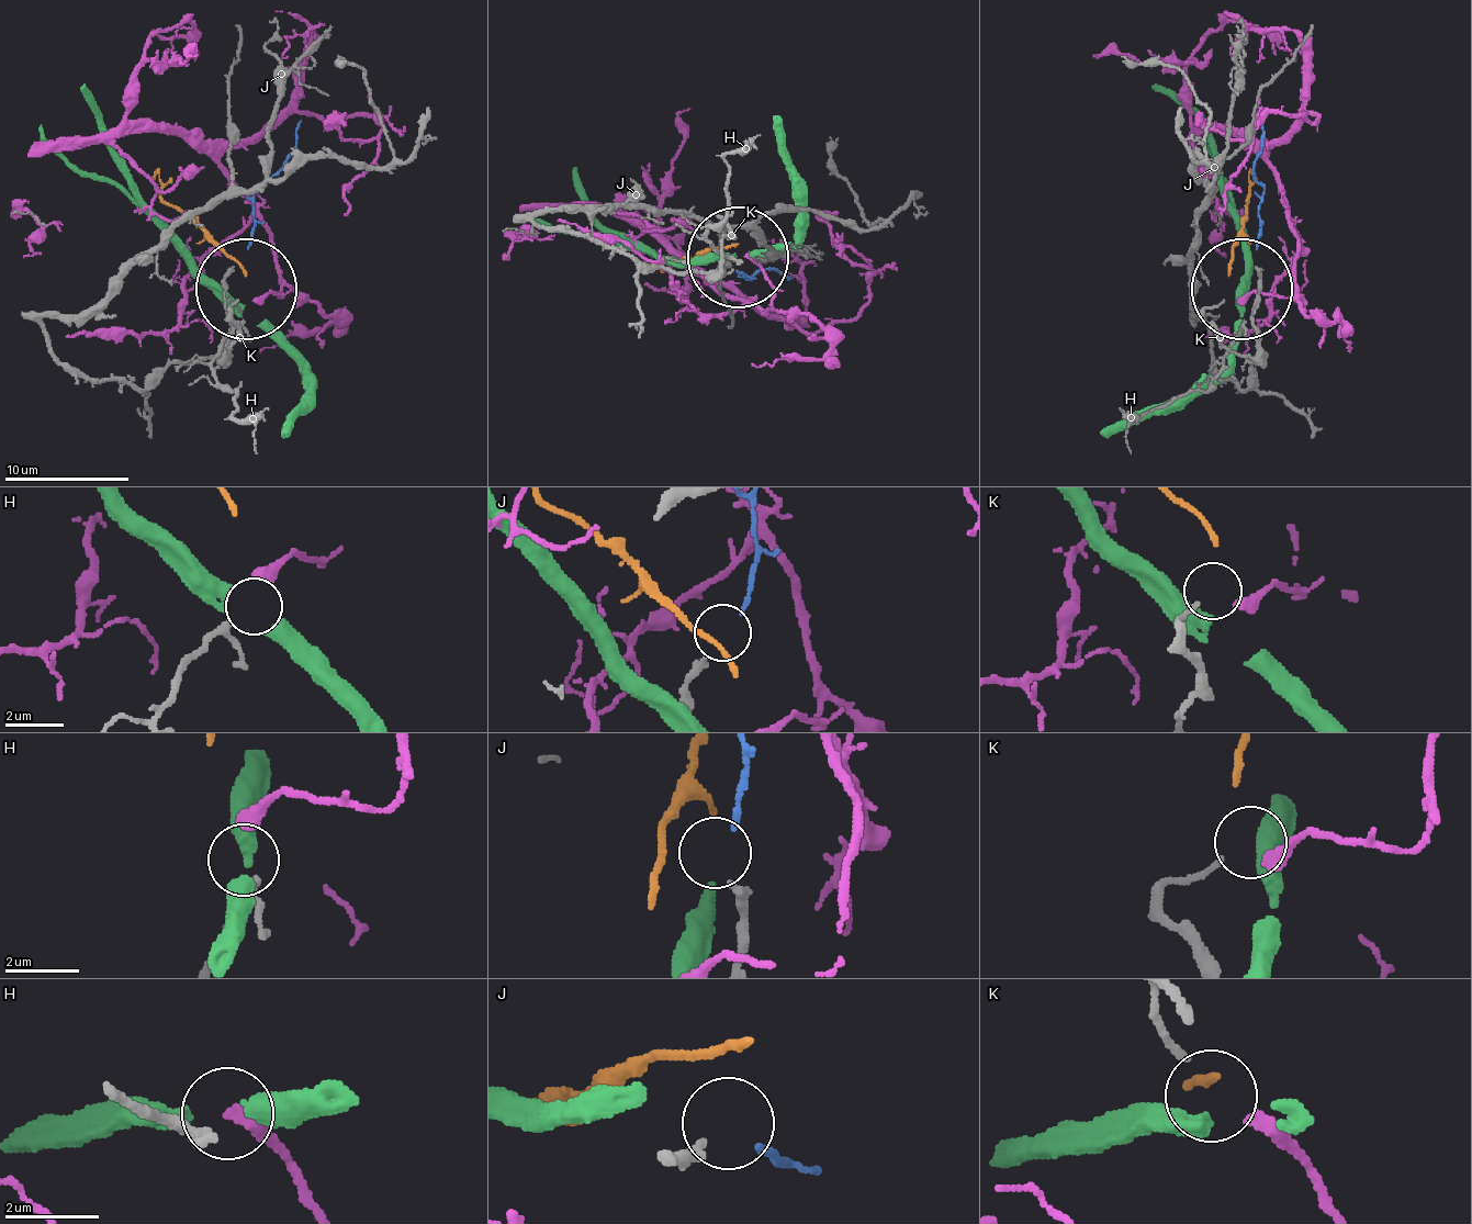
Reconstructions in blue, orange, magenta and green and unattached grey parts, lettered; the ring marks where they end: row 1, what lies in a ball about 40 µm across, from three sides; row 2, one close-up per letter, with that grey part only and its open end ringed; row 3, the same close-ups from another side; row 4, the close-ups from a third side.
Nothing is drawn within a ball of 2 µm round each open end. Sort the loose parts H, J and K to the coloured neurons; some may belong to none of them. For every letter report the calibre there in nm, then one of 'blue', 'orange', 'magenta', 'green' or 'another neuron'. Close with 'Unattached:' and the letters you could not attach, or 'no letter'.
H: 190 nm | another neuron
J: 260 nm | blue
K: 140 nm | magenta
Unattached: H

